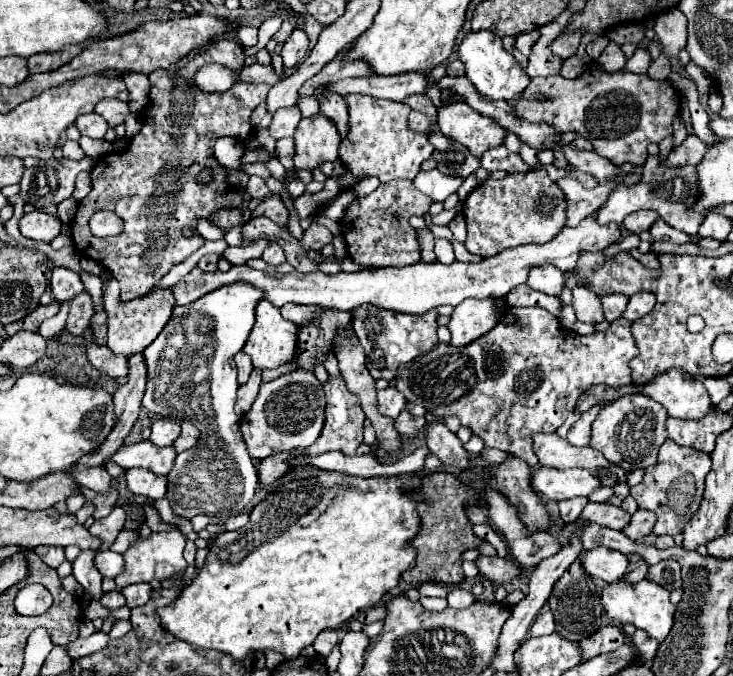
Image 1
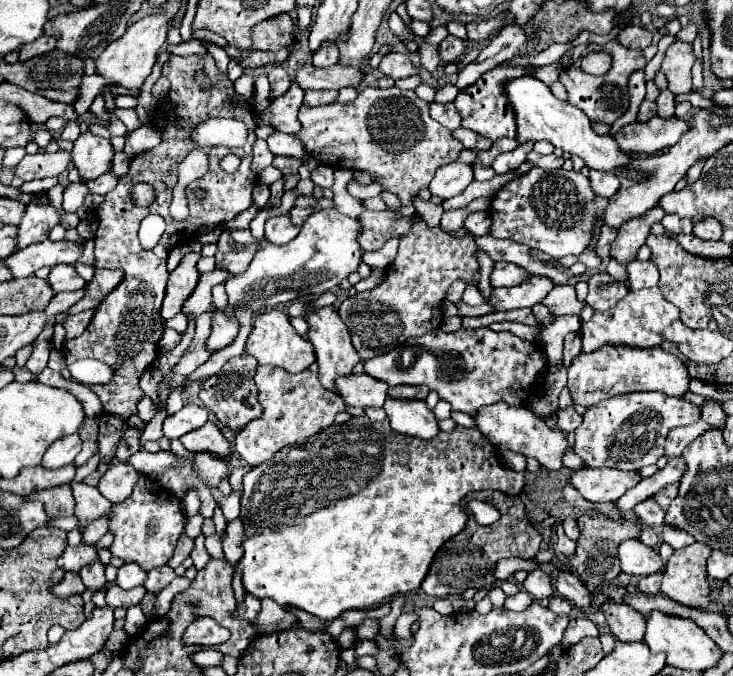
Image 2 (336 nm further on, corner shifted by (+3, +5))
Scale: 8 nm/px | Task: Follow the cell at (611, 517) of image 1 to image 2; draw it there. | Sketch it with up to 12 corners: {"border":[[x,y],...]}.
{"border":[[651,499],[635,507],[649,527],[663,525],[665,511]]}

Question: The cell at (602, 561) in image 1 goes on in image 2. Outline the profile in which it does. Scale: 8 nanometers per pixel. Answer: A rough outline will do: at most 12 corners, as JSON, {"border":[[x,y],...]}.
{"border":[[635,539],[619,545],[623,573],[653,575],[665,567],[655,549]]}

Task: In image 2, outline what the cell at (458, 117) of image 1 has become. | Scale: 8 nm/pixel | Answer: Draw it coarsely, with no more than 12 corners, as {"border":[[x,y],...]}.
{"border":[[495,67],[459,91],[467,127],[491,141],[515,137],[517,121],[501,85],[533,75]]}

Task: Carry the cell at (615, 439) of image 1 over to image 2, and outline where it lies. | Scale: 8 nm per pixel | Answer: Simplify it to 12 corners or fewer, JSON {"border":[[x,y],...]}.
{"border":[[665,393],[587,409],[575,431],[585,467],[639,471],[665,437],[701,419]]}

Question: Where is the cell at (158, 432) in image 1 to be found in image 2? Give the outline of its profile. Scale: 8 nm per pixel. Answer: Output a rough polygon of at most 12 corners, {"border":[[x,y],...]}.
{"border":[[185,405],[169,415],[163,433],[179,439],[199,429],[209,419],[209,411],[197,405]]}

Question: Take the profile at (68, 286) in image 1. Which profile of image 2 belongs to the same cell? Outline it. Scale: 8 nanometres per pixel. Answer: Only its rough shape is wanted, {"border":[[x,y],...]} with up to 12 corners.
{"border":[[57,265],[49,273],[55,293],[85,287],[73,265]]}

